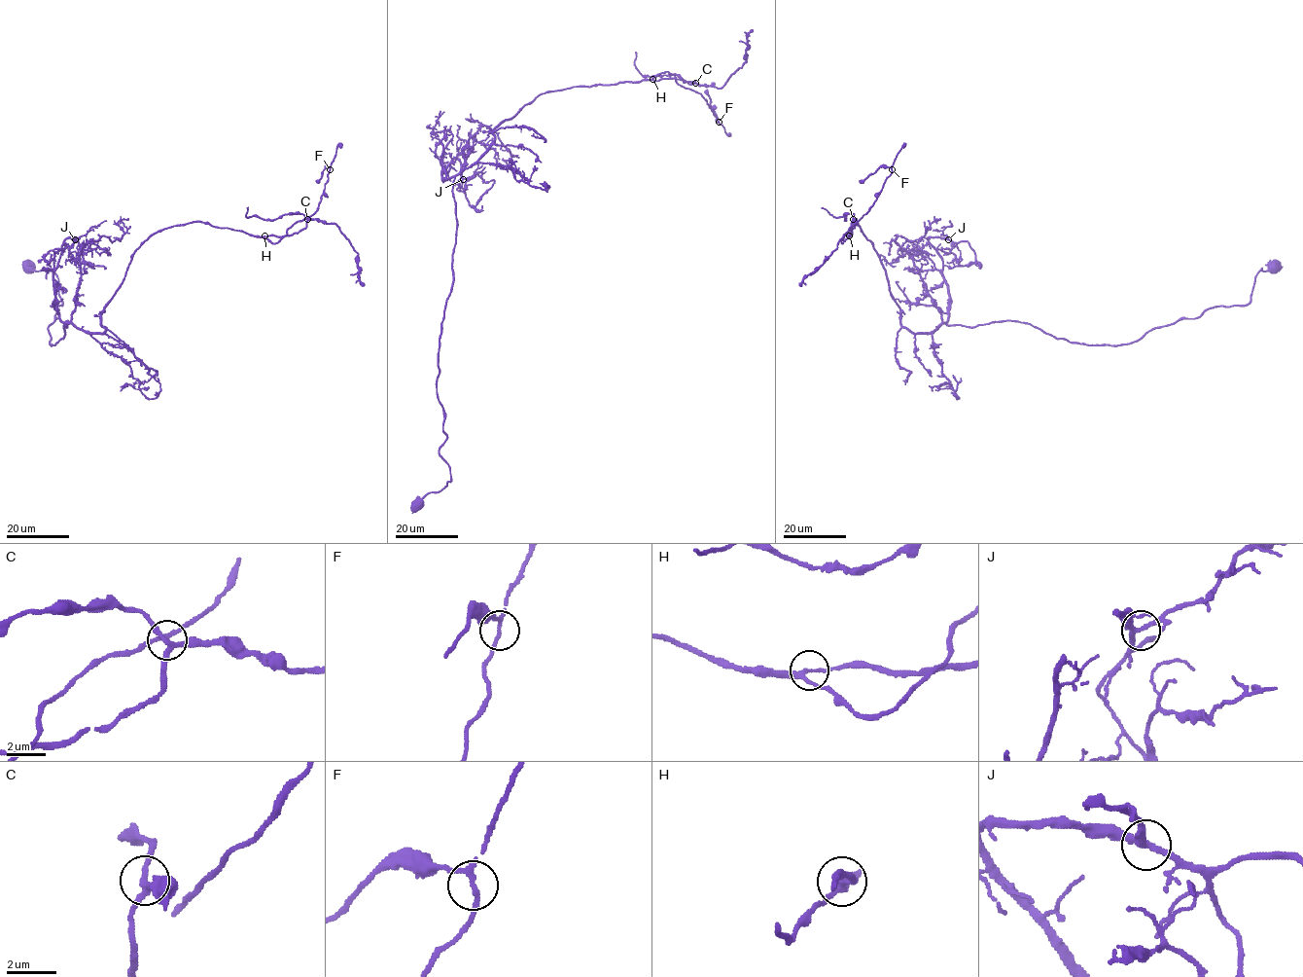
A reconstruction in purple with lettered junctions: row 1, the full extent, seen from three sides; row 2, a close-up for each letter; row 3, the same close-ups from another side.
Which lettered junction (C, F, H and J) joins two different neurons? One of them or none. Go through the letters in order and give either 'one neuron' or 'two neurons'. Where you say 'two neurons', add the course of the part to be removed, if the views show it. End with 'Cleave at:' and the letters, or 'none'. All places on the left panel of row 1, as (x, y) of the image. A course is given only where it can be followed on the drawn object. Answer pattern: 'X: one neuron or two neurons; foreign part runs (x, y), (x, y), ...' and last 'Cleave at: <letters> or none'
C: one neuron
F: one neuron
H: one neuron
J: one neuron
Cleave at: none

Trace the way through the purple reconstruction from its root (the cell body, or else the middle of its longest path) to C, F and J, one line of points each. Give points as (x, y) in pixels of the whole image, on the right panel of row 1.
C: (1274, 266), (1248, 304), (1128, 343), (1015, 321), (912, 333), (856, 221), (848, 235), (853, 219)
F: (1274, 266), (1248, 304), (1128, 343), (1015, 321), (912, 333), (873, 244), (856, 221), (846, 235), (892, 168)
J: (1274, 266), (1245, 306), (1088, 344), (1015, 321), (947, 325), (942, 259), (928, 238), (948, 239)

